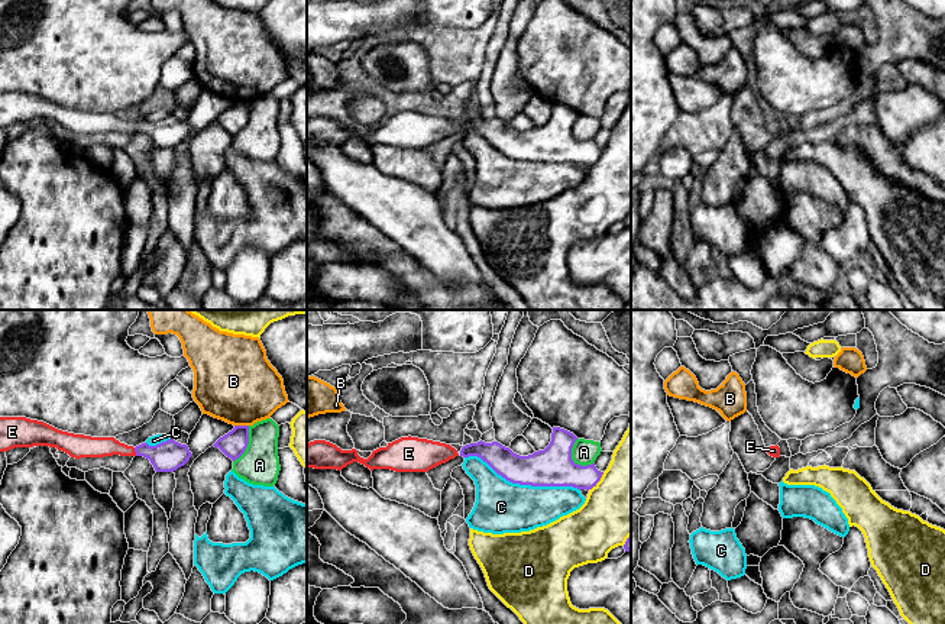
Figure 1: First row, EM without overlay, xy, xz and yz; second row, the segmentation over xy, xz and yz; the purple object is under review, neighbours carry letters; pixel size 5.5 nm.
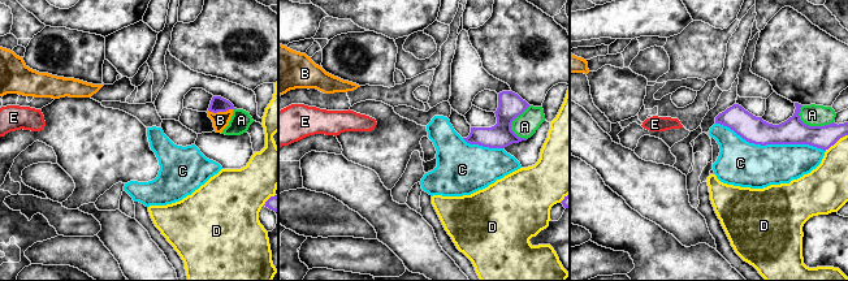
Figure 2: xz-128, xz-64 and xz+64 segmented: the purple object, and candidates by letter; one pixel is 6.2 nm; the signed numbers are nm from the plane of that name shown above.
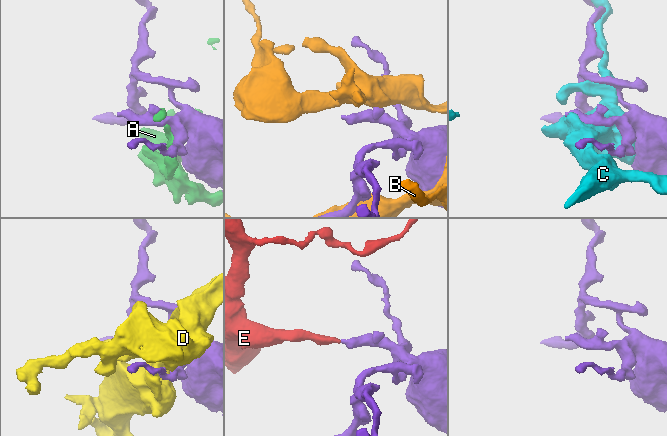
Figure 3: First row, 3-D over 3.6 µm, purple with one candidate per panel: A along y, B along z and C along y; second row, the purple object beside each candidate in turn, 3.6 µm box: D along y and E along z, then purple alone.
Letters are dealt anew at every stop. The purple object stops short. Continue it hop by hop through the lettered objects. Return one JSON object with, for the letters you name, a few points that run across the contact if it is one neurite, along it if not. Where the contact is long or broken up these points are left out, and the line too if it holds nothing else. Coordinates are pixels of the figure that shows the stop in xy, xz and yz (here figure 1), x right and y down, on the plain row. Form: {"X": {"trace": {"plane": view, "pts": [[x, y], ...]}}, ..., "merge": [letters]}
{"E": {"trace": {"plane": "xy", "pts": [[167, 132], [135, 126], [90, 122]]}}, "merge": ["E"]}

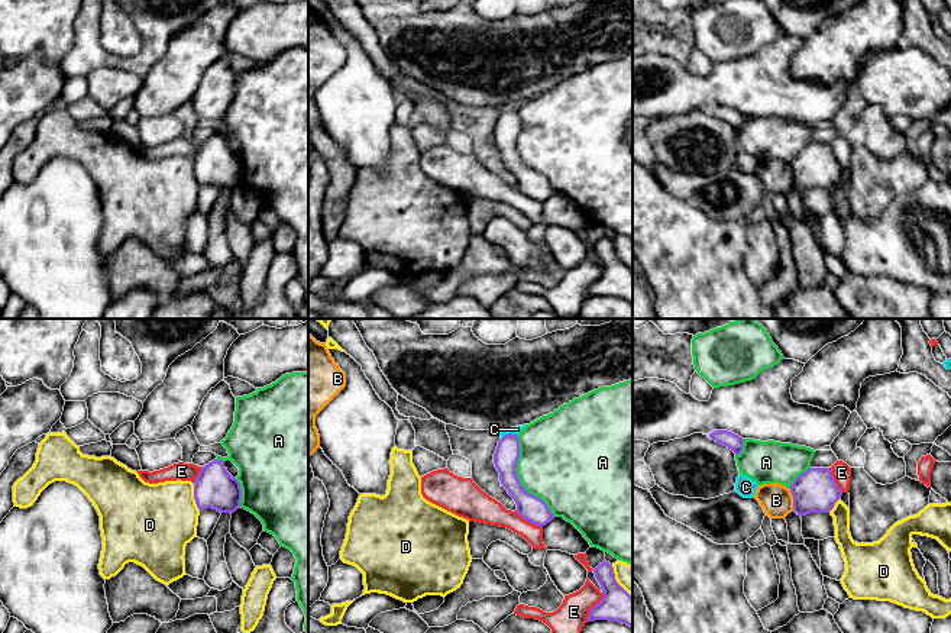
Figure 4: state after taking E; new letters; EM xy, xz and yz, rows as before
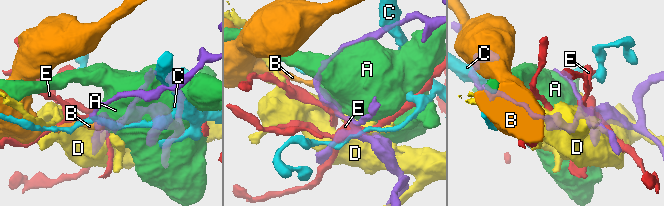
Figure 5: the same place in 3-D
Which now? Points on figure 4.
{"merge": []}

